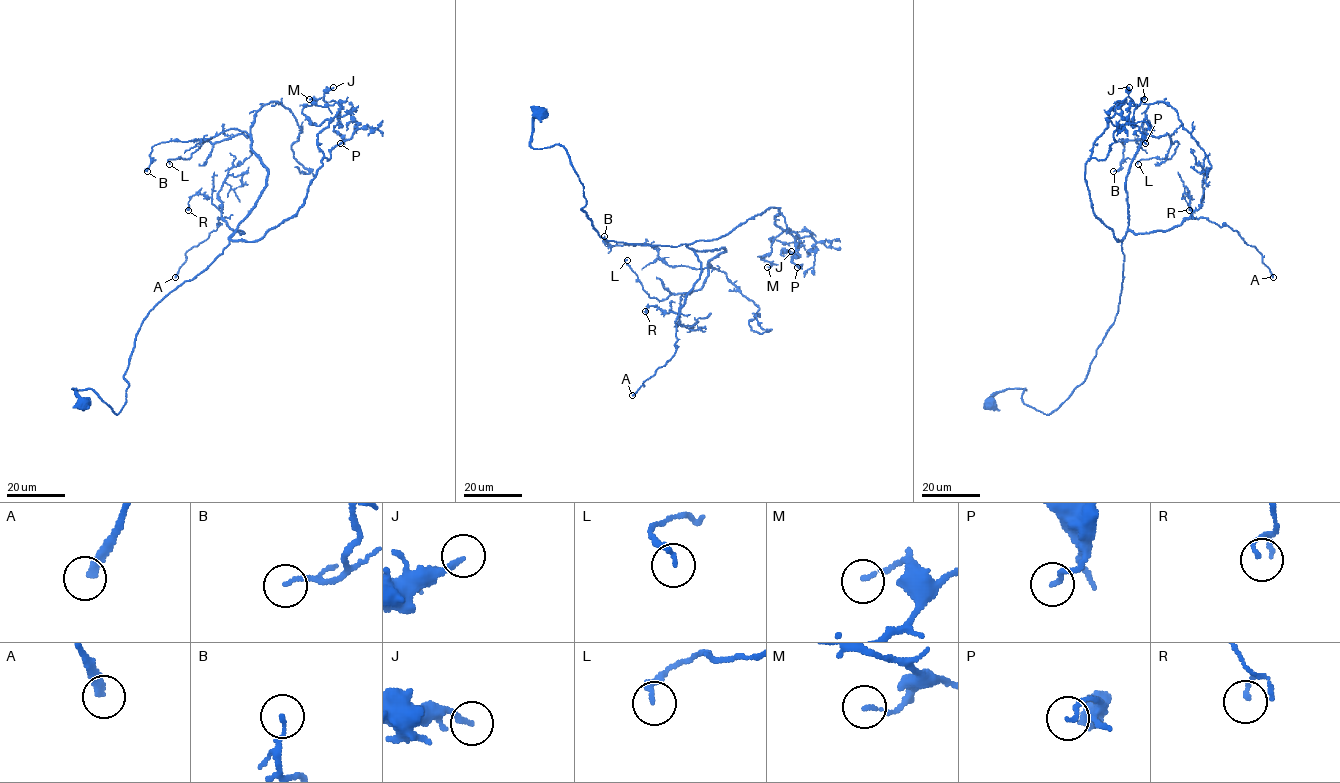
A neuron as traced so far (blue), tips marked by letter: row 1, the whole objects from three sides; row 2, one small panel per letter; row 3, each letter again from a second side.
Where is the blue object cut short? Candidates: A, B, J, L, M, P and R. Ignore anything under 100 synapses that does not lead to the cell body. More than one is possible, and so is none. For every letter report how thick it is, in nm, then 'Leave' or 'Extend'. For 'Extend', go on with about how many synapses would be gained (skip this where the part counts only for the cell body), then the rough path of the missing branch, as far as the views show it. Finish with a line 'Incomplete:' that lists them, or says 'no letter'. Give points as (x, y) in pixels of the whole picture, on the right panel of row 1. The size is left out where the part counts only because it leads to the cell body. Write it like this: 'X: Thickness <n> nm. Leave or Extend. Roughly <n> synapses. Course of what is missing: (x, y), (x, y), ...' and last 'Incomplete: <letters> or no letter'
A: Thickness 320 nm. Leave
B: Thickness 120 nm. Leave
J: Thickness 200 nm. Leave
L: Thickness 190 nm. Leave
M: Thickness 140 nm. Leave
P: Thickness 150 nm. Leave
R: Thickness 130 nm. Leave
Incomplete: no letter

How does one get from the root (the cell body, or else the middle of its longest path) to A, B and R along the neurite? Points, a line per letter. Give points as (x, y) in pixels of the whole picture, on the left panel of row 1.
A: (84, 402), (73, 388), (121, 410), (144, 318), (243, 233), (217, 217), (175, 277)
B: (84, 402), (73, 388), (121, 410), (144, 318), (222, 252), (267, 175), (234, 129), (155, 144), (147, 171)
R: (84, 402), (73, 388), (121, 410), (144, 318), (243, 233), (202, 194), (188, 210)

